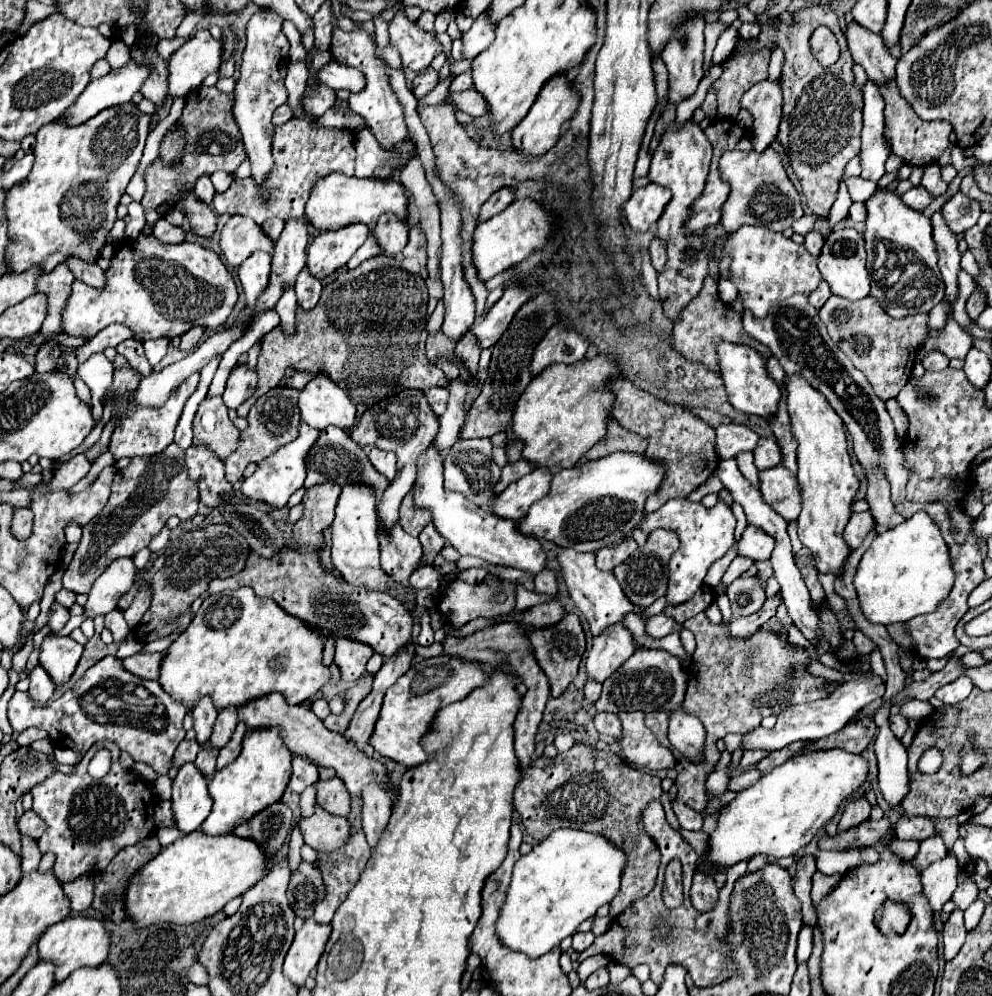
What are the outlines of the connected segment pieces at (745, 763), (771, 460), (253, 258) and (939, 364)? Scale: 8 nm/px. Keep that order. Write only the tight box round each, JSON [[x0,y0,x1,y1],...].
[[739,749,769,769],[753,439,783,471],[239,251,271,313],[921,349,949,371]]

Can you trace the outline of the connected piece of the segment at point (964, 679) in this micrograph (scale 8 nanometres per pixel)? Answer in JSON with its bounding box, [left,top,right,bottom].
[935,675,973,705]

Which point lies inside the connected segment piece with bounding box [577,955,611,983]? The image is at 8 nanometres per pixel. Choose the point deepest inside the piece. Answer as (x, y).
(587, 967)

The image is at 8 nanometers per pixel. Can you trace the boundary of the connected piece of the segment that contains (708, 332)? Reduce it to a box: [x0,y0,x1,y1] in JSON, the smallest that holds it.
[673,263,769,371]

